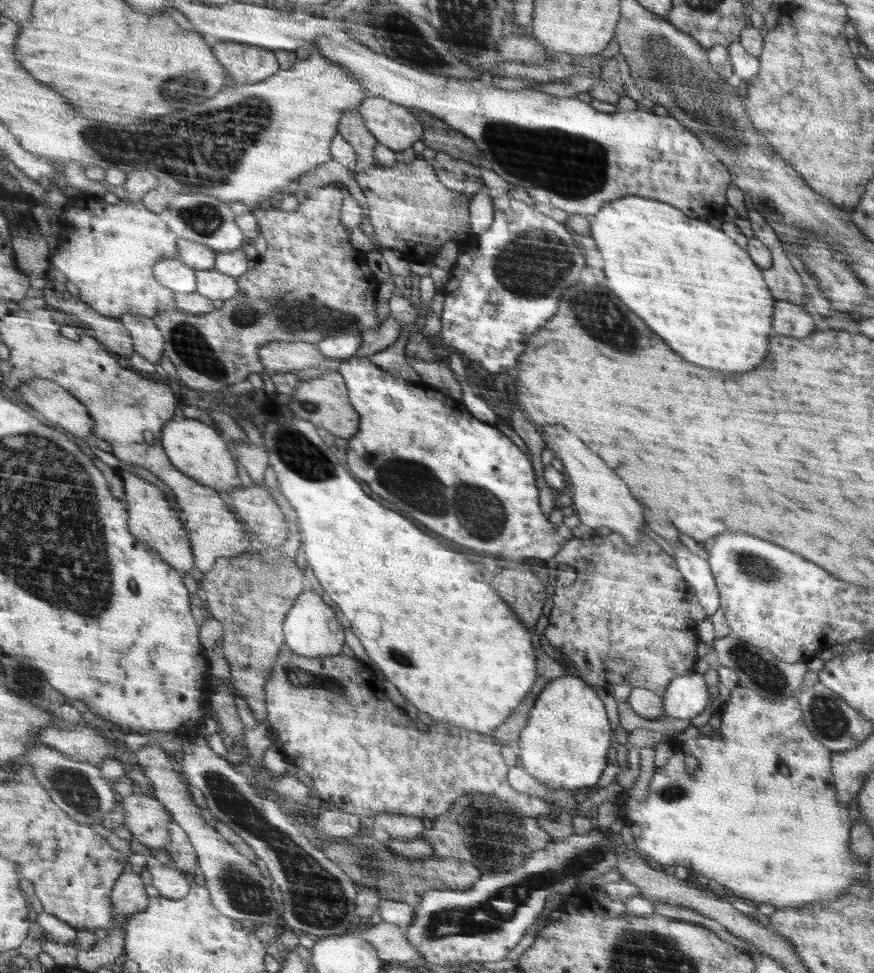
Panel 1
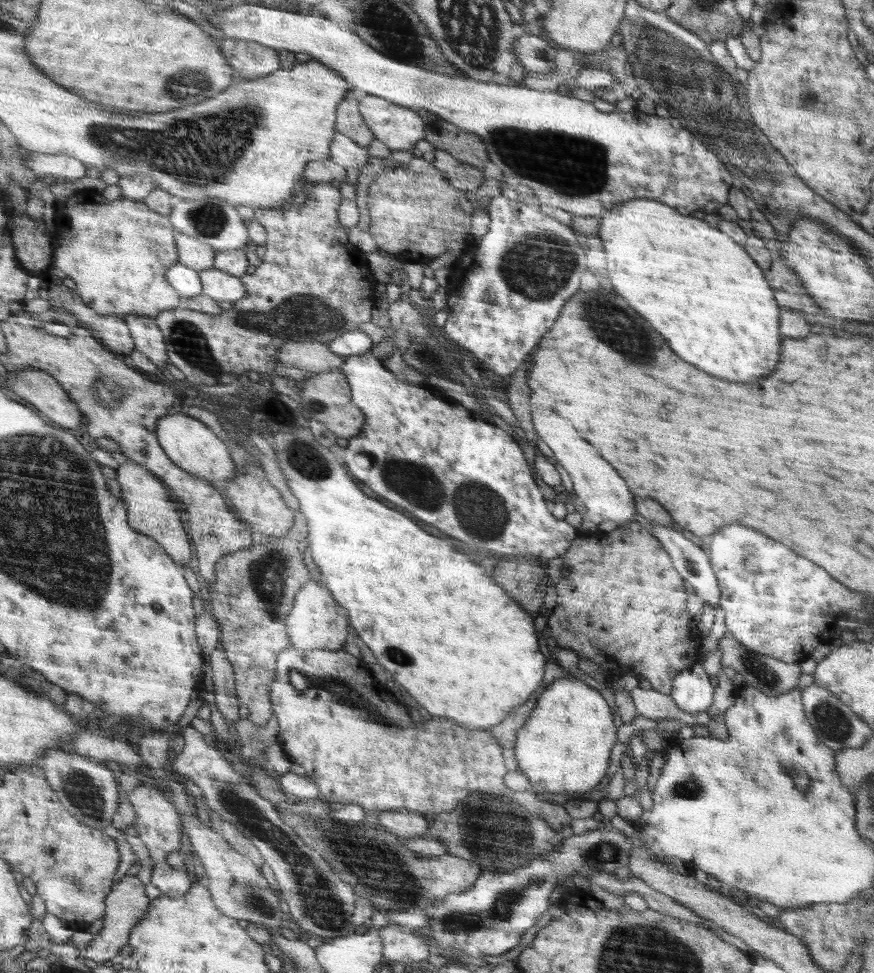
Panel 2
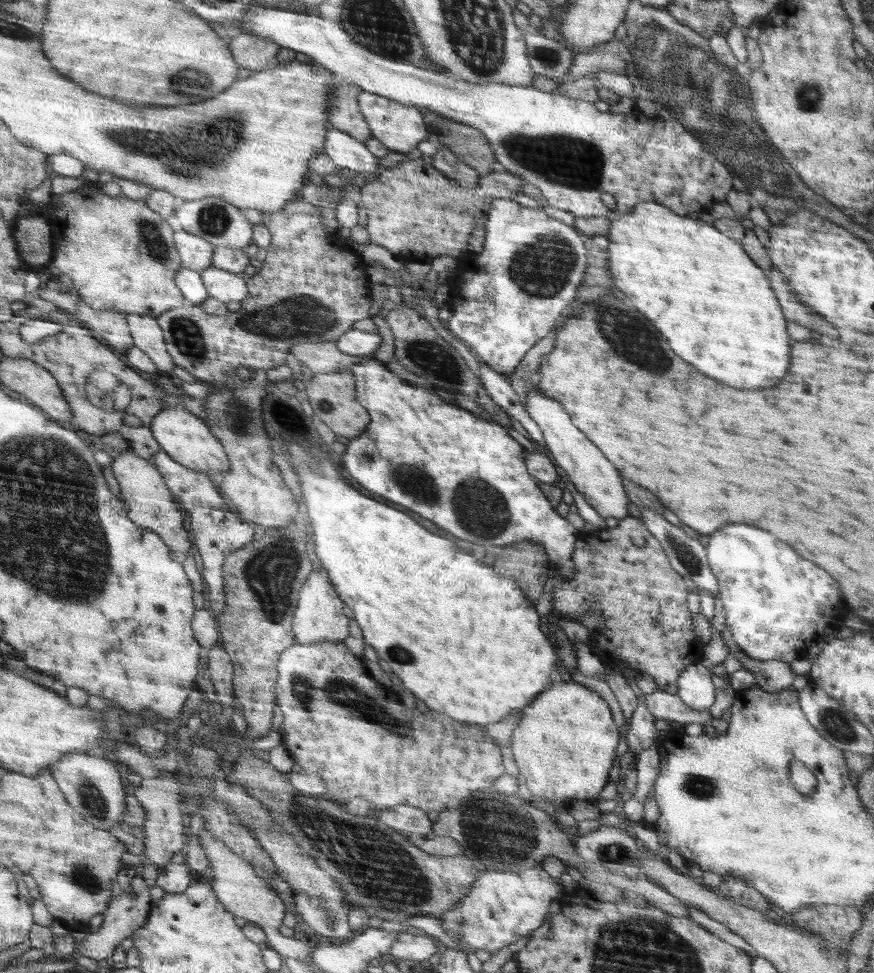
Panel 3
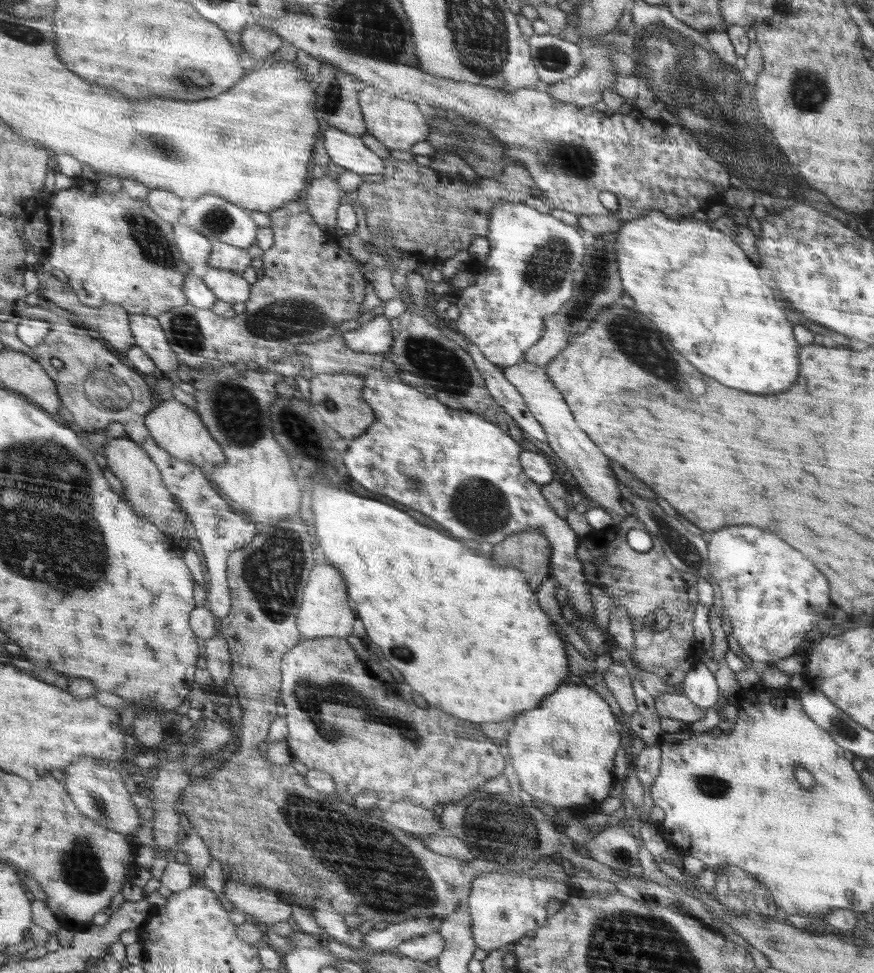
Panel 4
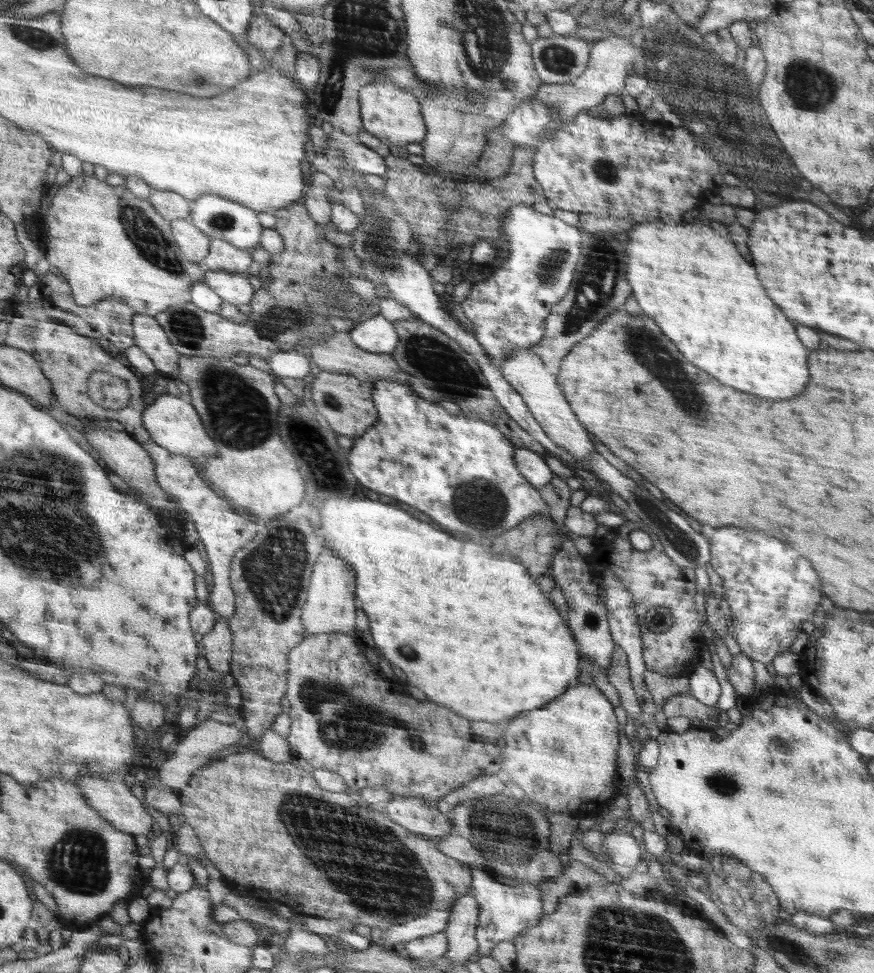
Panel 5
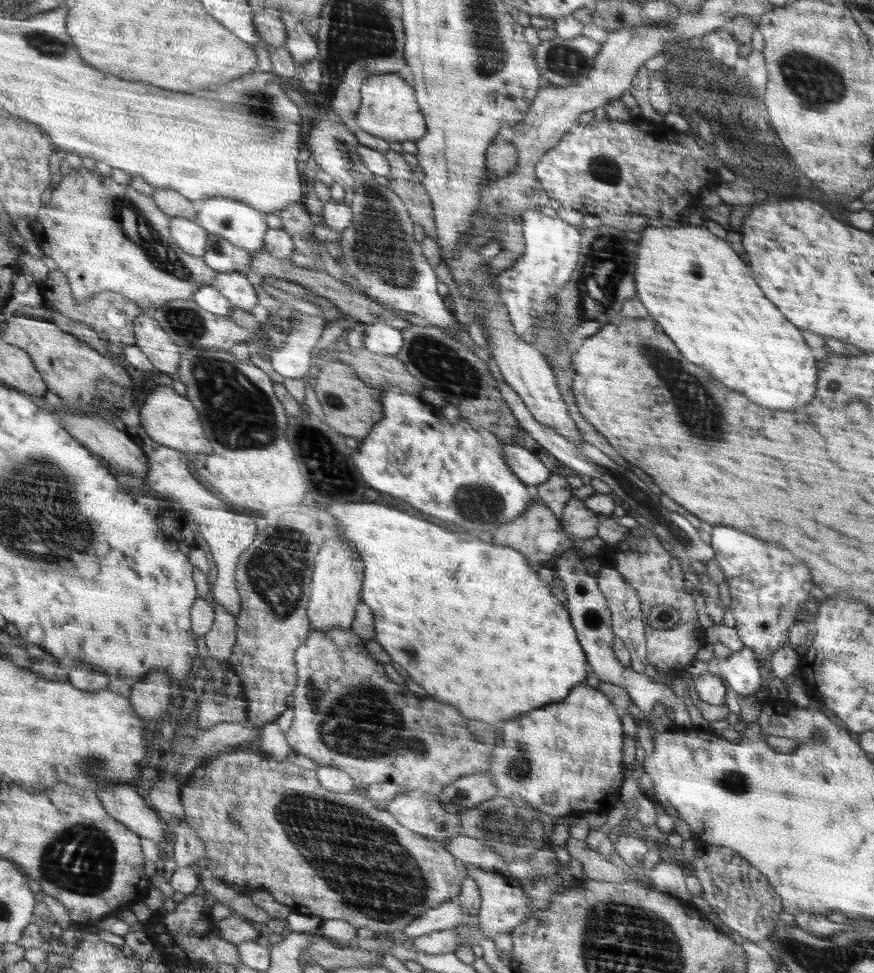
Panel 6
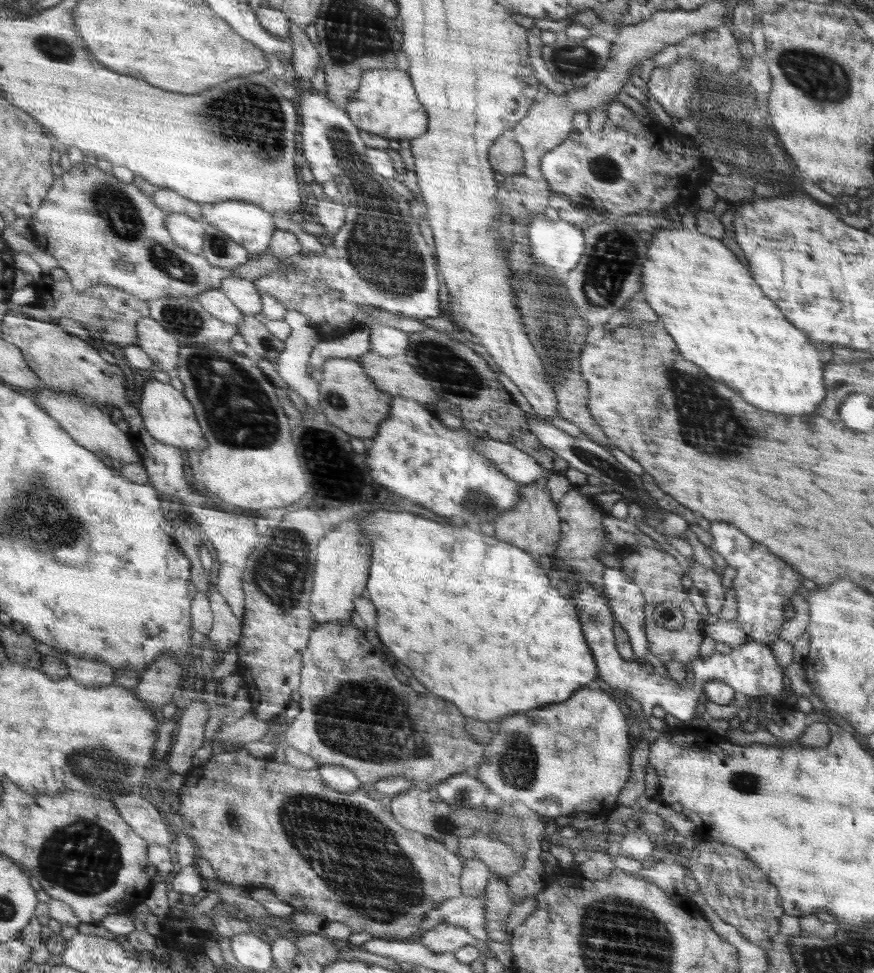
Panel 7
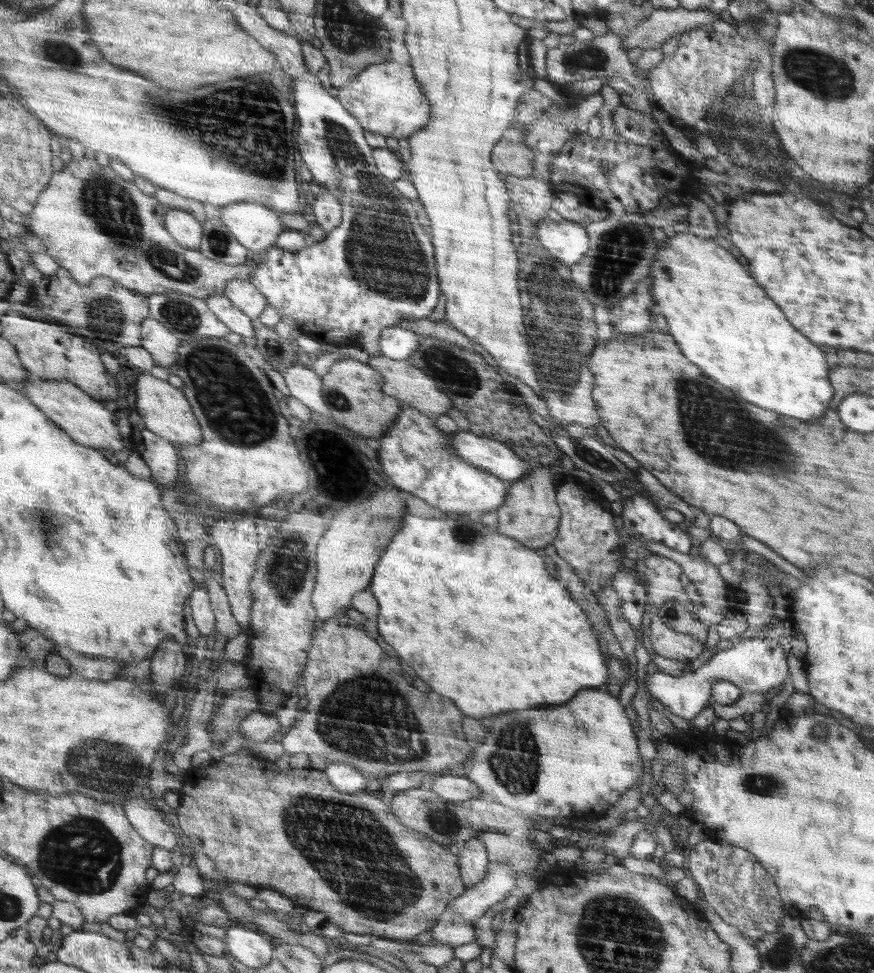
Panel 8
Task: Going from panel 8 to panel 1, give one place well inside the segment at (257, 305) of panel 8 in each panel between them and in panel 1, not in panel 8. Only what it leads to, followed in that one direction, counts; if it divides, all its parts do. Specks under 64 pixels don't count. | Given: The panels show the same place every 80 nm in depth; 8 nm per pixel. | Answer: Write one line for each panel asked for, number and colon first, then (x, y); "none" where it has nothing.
1: (213, 284)
2: (221, 286)
3: (223, 285)
4: (230, 287)
5: (235, 288)
6: (236, 288)
7: (242, 293)

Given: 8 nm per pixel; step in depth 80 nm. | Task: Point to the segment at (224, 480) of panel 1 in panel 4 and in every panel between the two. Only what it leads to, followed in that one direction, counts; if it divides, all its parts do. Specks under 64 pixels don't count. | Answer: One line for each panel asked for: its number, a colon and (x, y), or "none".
2: (190, 443)
3: (189, 439)
4: (180, 429)

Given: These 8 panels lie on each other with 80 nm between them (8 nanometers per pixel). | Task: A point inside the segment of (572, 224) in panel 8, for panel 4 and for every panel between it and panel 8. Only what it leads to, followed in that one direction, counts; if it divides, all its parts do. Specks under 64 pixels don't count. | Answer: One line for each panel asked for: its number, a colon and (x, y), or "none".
4: (528, 273)
5: (508, 310)
6: (552, 246)
7: (557, 245)

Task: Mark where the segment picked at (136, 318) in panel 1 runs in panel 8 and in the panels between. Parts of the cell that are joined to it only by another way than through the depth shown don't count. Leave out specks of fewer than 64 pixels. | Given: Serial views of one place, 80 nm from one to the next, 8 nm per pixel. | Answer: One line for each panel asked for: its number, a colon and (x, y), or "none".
2: (150, 339)
3: (149, 334)
4: (150, 334)
5: (152, 337)
6: (165, 353)
7: (165, 350)
8: (165, 346)

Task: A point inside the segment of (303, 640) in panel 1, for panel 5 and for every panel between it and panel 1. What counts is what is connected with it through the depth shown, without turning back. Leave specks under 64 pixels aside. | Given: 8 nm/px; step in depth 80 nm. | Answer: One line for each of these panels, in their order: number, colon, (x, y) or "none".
2: (314, 602)
3: (320, 616)
4: (325, 611)
5: (329, 608)

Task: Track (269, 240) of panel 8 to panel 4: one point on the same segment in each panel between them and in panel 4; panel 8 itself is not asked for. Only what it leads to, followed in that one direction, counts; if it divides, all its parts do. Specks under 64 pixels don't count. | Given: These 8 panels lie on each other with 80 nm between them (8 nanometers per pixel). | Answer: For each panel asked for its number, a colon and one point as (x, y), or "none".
4: (222, 221)
5: (220, 217)
6: (246, 228)
7: (246, 223)

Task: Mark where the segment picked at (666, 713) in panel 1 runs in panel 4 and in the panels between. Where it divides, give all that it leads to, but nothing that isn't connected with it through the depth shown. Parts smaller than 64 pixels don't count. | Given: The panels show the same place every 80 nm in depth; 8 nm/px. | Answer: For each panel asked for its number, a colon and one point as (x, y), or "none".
2: (693, 691)
3: (695, 688)
4: (699, 686)

